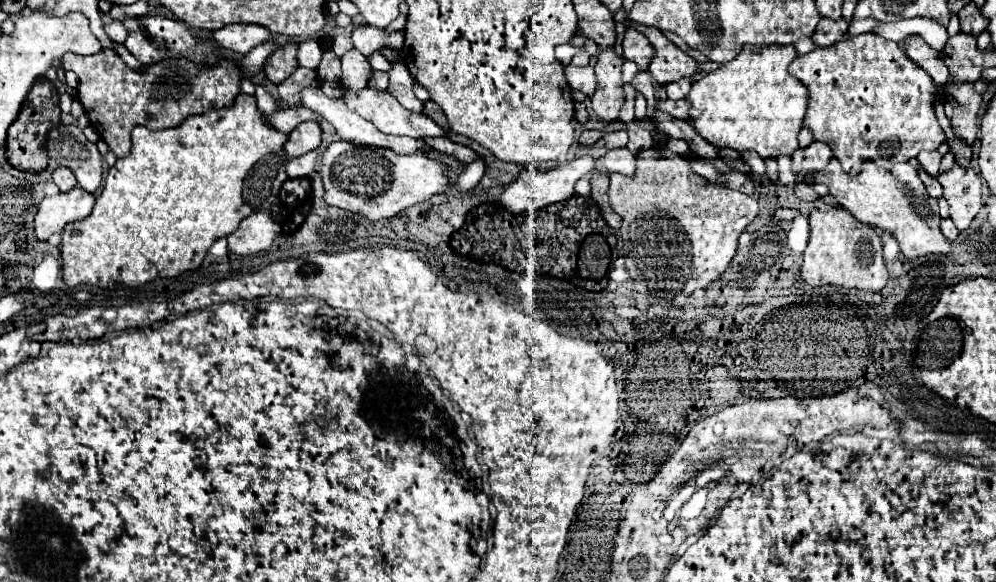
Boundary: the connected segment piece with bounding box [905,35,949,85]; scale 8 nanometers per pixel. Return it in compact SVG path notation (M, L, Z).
M909 35L905 39L905 53L907 57L917 63L923 71L929 73L929 77L937 83L937 85L945 85L947 77L949 77L949 71L947 71L947 65L943 63L941 59L941 53L931 49L919 35Z

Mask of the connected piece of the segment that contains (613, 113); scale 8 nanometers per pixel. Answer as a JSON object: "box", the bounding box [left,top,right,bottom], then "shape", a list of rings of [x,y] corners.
{"box":[591,49,625,123],"shape":[[[605,49],[599,53],[599,61],[595,65],[597,75],[597,91],[591,97],[591,107],[599,121],[611,123],[619,119],[619,111],[625,101],[623,79],[621,79],[623,59],[617,57],[613,49]]]}

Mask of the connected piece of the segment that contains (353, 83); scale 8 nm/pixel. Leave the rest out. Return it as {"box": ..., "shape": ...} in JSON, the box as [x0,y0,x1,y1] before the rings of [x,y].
{"box":[341,49,371,91],"shape":[[[351,49],[341,57],[343,61],[343,75],[341,75],[341,87],[349,91],[361,91],[367,87],[371,65],[365,63],[365,57]]]}

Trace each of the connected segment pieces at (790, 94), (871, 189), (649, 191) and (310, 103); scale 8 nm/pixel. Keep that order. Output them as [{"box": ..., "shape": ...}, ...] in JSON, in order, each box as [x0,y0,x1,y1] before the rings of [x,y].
[{"box":[687,45,807,159],"shape":[[[791,45],[787,47],[743,47],[741,53],[721,65],[717,71],[707,73],[705,77],[697,79],[687,93],[689,101],[689,117],[687,121],[693,125],[693,129],[711,145],[719,149],[735,149],[739,153],[743,151],[757,151],[761,159],[777,159],[779,155],[791,157],[797,149],[797,135],[801,129],[801,121],[807,109],[807,87],[799,83],[795,77],[787,73],[789,63],[797,57],[795,49]]]},{"box":[815,159,951,261],"shape":[[[831,159],[827,169],[815,175],[815,183],[827,185],[831,195],[861,223],[891,233],[897,239],[899,249],[907,257],[907,261],[917,261],[927,255],[951,255],[951,245],[945,241],[939,227],[941,217],[937,201],[927,195],[917,171],[915,175],[891,173],[877,167],[873,161],[865,161],[863,171],[857,177],[851,177],[841,169],[837,159]]]},{"box":[609,155,759,295],"shape":[[[639,155],[635,177],[611,175],[609,199],[611,199],[611,207],[623,217],[617,235],[623,239],[623,257],[629,277],[633,281],[643,281],[649,291],[651,291],[651,281],[657,283],[657,291],[661,281],[665,283],[665,287],[667,281],[669,287],[673,287],[673,283],[681,283],[685,285],[685,295],[697,291],[695,287],[699,285],[701,289],[707,289],[713,281],[719,279],[719,275],[729,267],[737,251],[739,235],[745,231],[745,227],[755,219],[759,211],[759,205],[753,197],[729,189],[725,185],[705,183],[705,179],[701,179],[689,169],[689,161],[685,157],[645,159]]]},{"box":[301,87,435,155],"shape":[[[307,87],[307,89],[303,89],[301,95],[303,95],[303,107],[309,107],[311,111],[323,115],[323,119],[327,119],[327,121],[335,127],[335,131],[339,133],[339,137],[343,137],[345,141],[351,141],[351,143],[355,143],[355,145],[365,145],[365,147],[393,149],[397,155],[411,155],[413,151],[435,153],[435,149],[429,147],[429,145],[423,143],[423,141],[417,141],[417,139],[411,139],[411,137],[397,137],[397,135],[379,133],[377,127],[375,127],[371,121],[367,121],[367,119],[359,117],[357,113],[349,111],[341,99],[329,99],[329,97],[325,97],[323,91],[321,91],[321,87]]]}]

